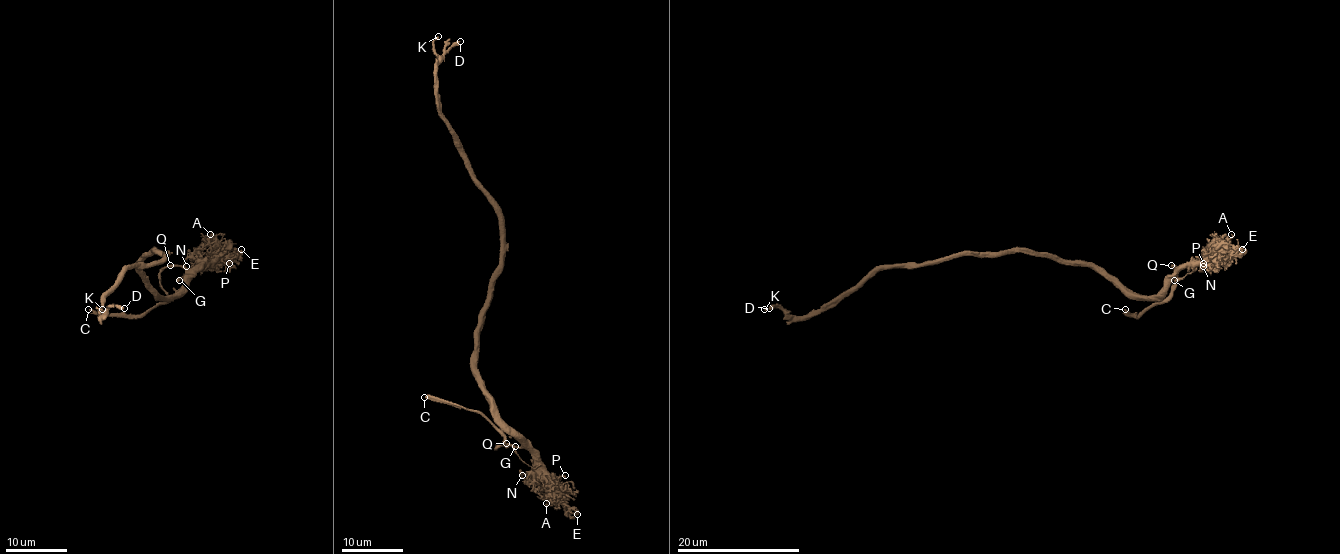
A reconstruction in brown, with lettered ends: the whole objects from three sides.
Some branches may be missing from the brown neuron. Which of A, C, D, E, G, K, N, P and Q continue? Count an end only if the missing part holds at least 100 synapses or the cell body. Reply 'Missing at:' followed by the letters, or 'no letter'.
Missing at: C

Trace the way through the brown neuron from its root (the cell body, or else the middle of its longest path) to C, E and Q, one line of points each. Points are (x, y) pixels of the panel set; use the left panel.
C: (153, 251), (142, 260), (141, 272), (161, 302), (141, 314), (105, 314), (88, 309)
E: (153, 251), (142, 260), (141, 272), (161, 296), (173, 296), (202, 265), (215, 265), (241, 249)
Q: (153, 251), (142, 260), (141, 272), (161, 296), (173, 296), (182, 286), (186, 269), (170, 265)

